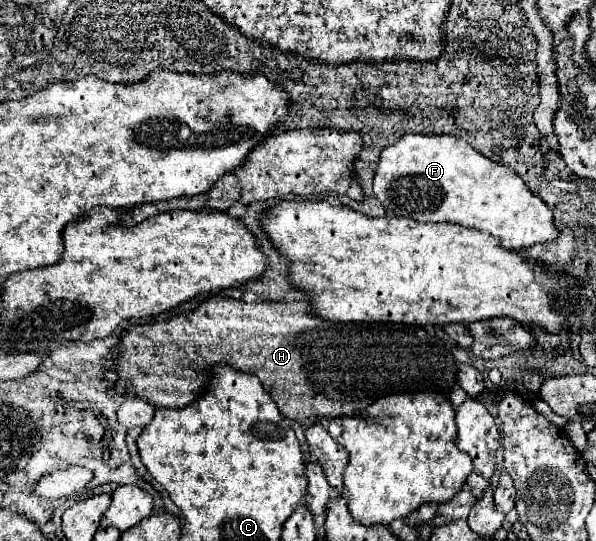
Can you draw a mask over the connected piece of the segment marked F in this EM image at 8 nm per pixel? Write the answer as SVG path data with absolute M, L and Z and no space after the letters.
M403 135L393 145L385 147L375 169L373 193L389 217L407 217L421 223L465 225L491 233L507 251L521 251L535 243L545 243L559 237L559 231L553 225L551 209L543 203L543 199L535 197L529 187L525 187L515 171L483 157L465 139L451 135Z

